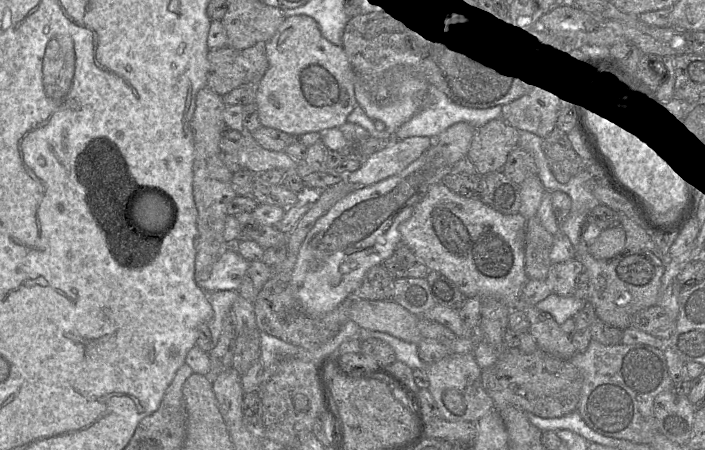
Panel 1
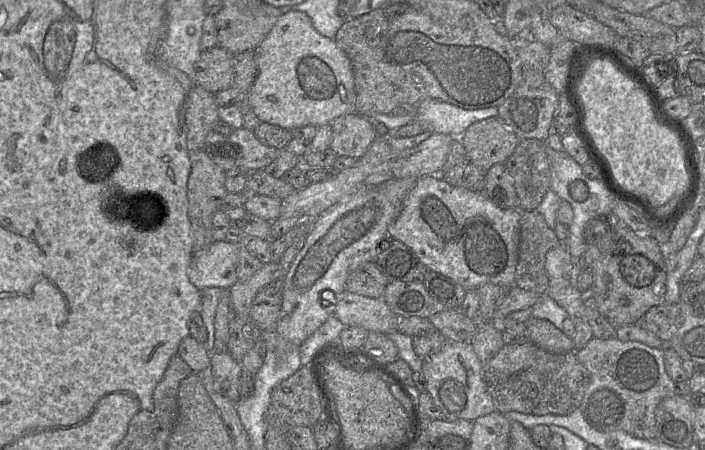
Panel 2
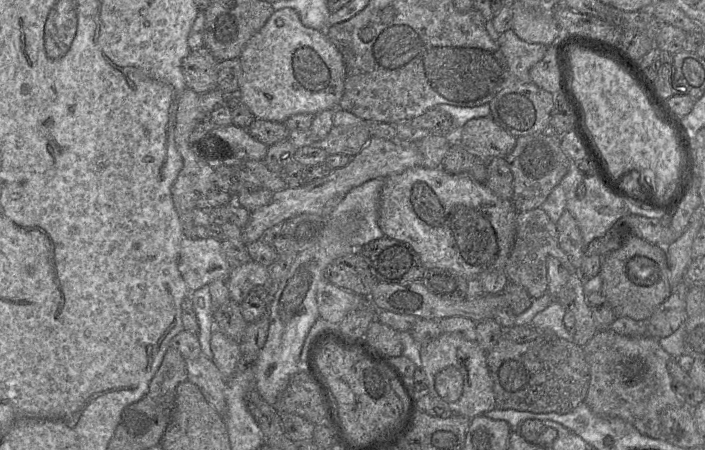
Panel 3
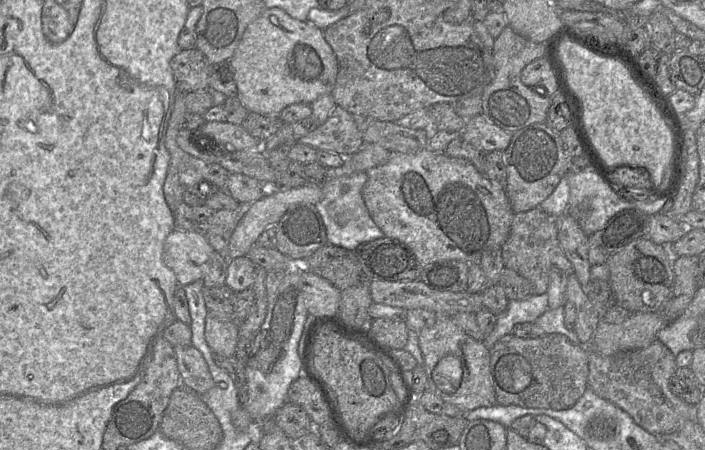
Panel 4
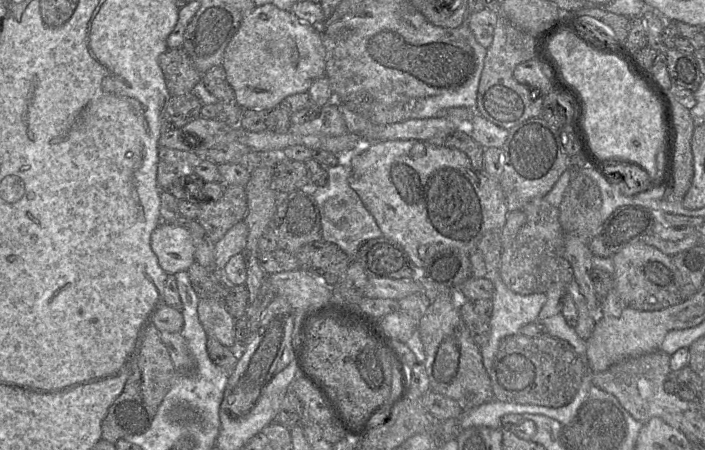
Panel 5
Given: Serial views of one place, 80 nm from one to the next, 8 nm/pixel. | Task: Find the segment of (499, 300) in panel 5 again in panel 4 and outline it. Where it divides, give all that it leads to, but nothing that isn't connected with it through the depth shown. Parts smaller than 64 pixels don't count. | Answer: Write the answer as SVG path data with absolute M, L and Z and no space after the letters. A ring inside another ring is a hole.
M547 293L532 295L526 300L509 300L505 312L497 316L496 324L492 332L482 341L490 351L495 343L508 334L512 334L513 328L521 323L534 323L548 308Z

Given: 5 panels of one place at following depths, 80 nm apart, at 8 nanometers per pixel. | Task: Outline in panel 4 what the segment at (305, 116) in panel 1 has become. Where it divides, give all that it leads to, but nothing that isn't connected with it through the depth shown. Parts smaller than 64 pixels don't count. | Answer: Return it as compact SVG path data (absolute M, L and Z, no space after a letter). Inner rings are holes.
M266 8L247 26L229 63L237 86L236 97L249 112L261 115L280 115L291 104L312 104L320 96L331 94L338 72L336 56L324 38L323 29L297 20L281 8Z

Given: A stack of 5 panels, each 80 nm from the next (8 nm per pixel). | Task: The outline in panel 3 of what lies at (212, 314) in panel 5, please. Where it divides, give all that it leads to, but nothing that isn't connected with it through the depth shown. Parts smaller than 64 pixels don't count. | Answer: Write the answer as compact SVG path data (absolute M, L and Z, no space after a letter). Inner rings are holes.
M214 329L210 339L213 362L227 381L234 373L241 358L239 343L225 336L220 330Z

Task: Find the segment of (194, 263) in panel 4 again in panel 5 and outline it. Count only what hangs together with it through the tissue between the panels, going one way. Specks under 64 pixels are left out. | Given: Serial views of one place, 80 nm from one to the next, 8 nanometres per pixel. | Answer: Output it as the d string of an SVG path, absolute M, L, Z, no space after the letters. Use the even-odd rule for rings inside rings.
M161 223L151 235L151 248L168 275L188 271L195 262L195 247L187 228Z

